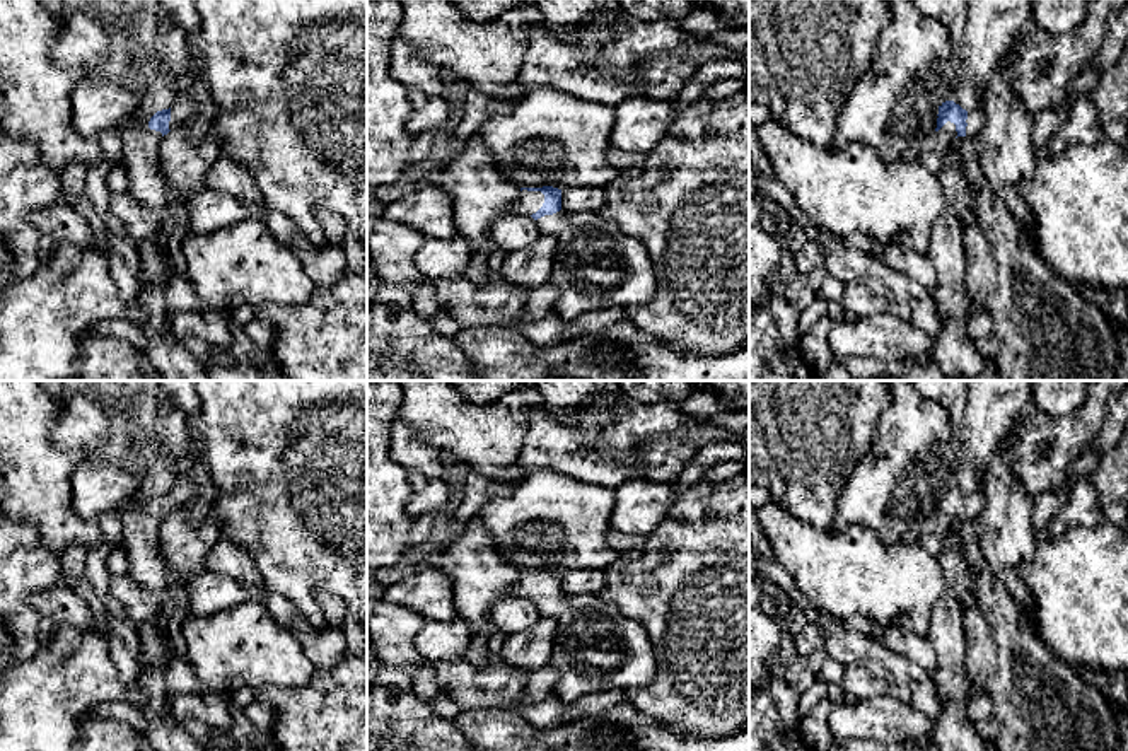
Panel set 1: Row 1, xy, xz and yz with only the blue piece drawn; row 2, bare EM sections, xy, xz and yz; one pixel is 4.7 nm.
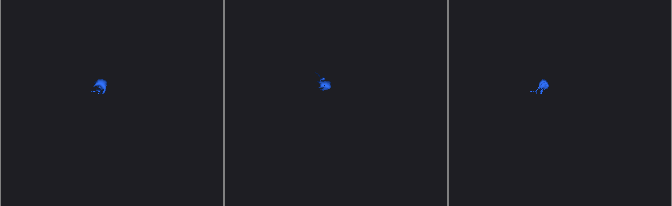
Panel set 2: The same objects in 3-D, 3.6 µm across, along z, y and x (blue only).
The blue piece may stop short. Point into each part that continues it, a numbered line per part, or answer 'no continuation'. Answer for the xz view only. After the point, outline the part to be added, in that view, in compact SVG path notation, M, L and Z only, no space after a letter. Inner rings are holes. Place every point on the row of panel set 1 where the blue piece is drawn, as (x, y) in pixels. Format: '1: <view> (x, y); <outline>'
1: xz (528, 202); M522 189L512 205L512 212L517 215L532 215L544 203L544 195L541 191Z
2: xz (598, 267); M560 210L538 218L541 234L556 237L556 254L548 282L558 290L553 312L572 323L582 312L647 304L657 288L654 265L647 247L625 234L601 212Z

